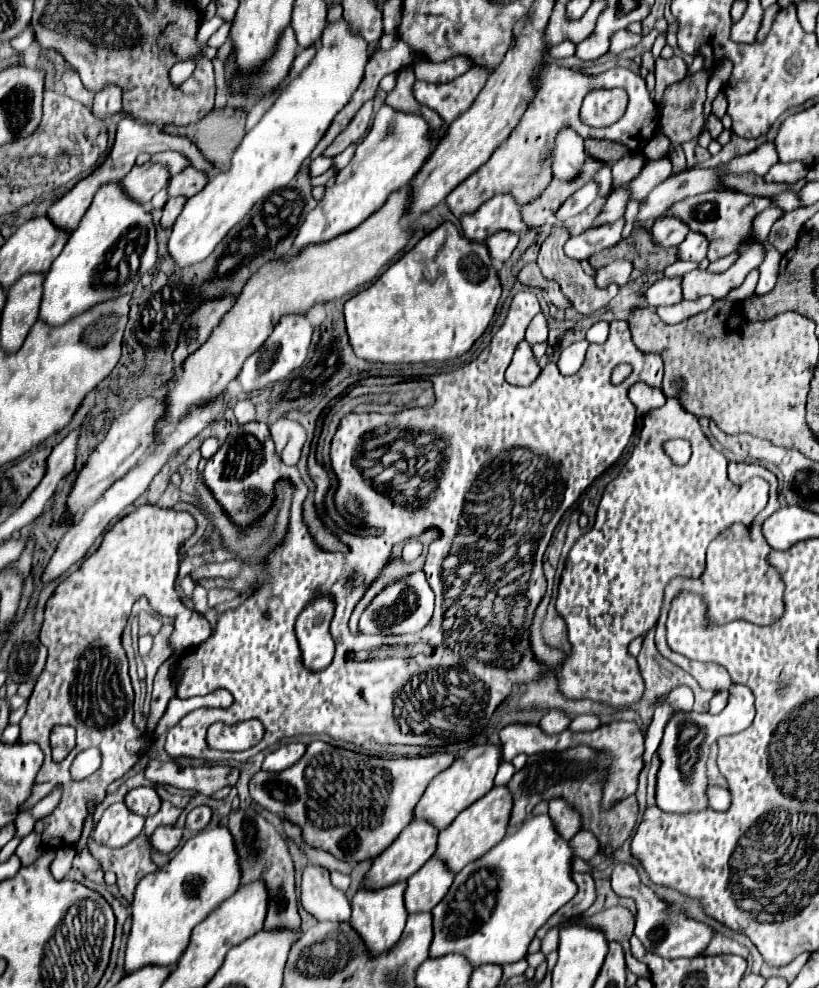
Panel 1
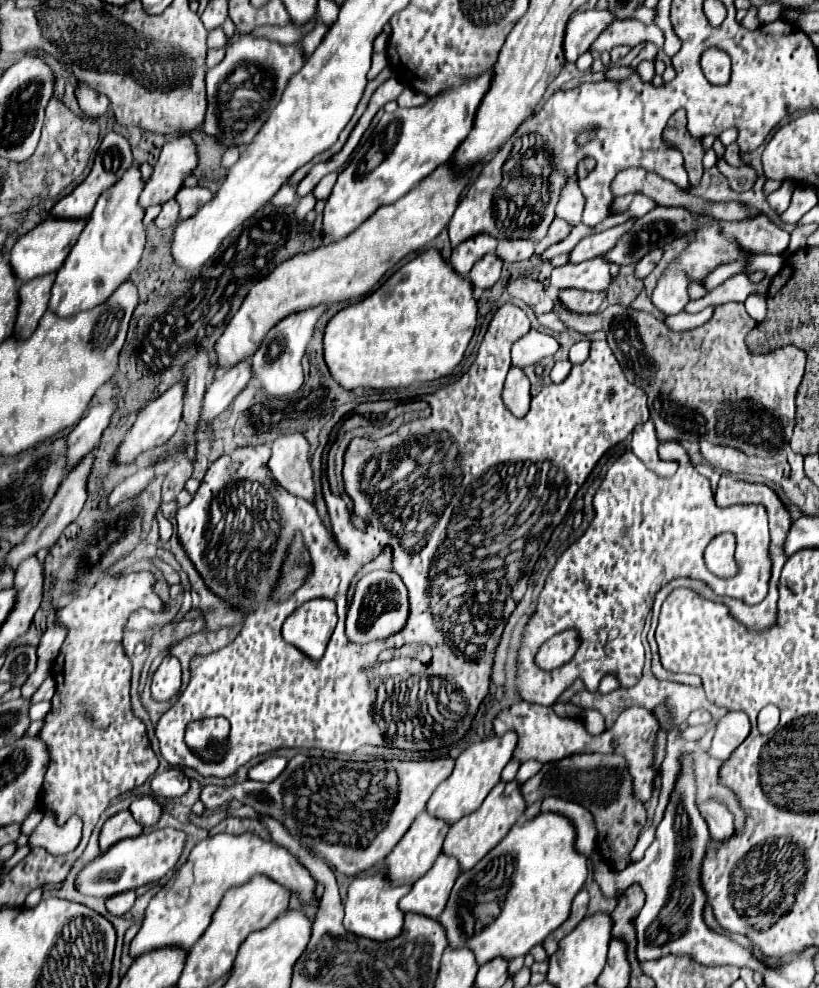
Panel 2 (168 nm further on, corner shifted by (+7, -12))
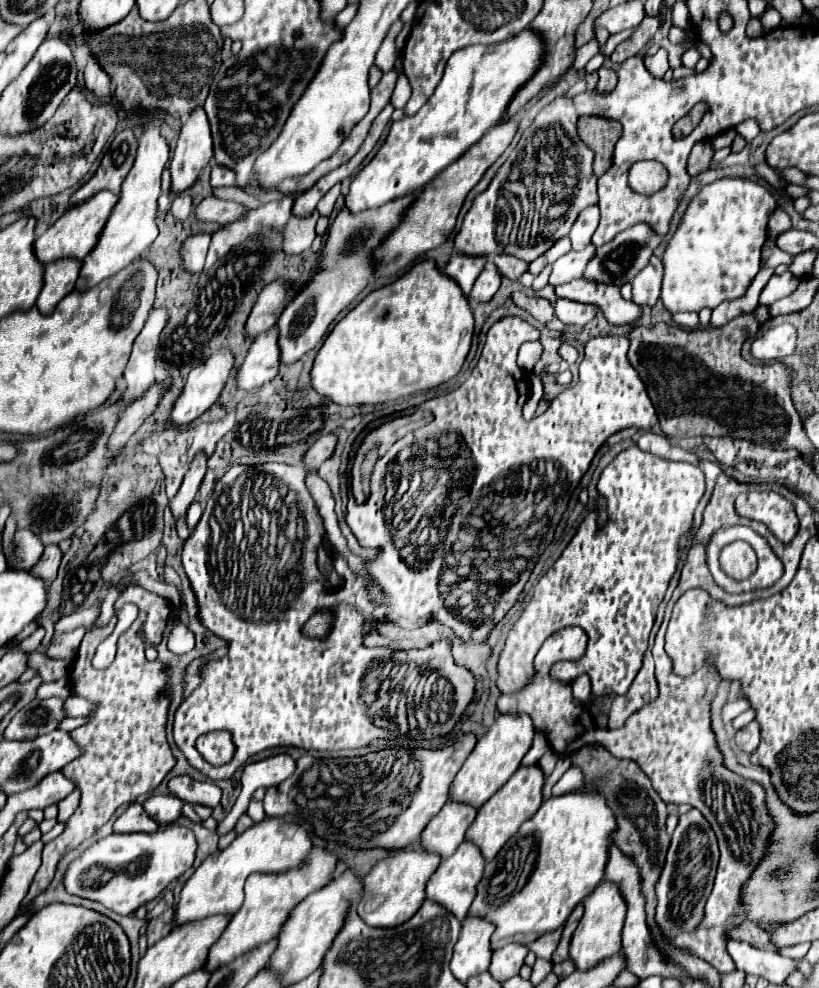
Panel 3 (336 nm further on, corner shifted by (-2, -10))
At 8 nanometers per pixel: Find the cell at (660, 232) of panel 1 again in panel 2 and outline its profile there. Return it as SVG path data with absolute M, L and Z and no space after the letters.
M651 250L651 252L647 252L639 262L637 262L637 266L635 266L635 276L637 278L645 278L653 268L655 268L655 264L661 260L661 256L663 256L663 250Z

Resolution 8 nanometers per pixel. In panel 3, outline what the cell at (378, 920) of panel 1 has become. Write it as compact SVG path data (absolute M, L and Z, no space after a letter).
M422 848L388 854L364 878L366 896L358 904L358 916L368 926L374 926L374 928L394 928L394 926L406 922L422 906L422 902L426 898L426 894L424 894L426 882L434 874L434 870L440 866L440 862L442 862L442 858L438 854L422 850Z

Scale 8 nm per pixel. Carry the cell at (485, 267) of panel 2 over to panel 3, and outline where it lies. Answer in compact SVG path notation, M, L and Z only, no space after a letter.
M488 260L488 262L484 264L484 270L482 270L480 278L474 282L474 288L472 288L470 296L468 296L468 300L488 302L488 300L496 294L498 286L500 286L500 280L502 280L502 276L498 274L498 270L496 270L496 266L492 264L492 260Z

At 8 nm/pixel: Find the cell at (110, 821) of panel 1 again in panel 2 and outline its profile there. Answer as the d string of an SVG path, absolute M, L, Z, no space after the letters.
M123 810L123 812L117 812L115 816L111 816L103 828L101 828L101 834L99 834L99 846L101 846L101 852L107 852L113 844L117 844L119 840L125 840L125 838L135 838L137 834L143 832L143 826L137 824L131 816L129 810Z

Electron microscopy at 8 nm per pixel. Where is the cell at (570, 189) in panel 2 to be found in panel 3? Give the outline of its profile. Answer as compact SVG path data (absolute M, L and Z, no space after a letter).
M588 206L586 210L582 210L582 214L578 216L578 220L570 232L572 250L584 250L590 244L590 238L594 234L594 230L598 228L598 220L600 220L598 206Z

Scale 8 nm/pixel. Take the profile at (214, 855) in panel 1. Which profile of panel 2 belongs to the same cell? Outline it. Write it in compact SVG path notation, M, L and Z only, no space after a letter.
M249 832L241 836L215 834L201 840L191 850L187 862L181 864L181 868L175 870L169 882L151 898L145 910L141 928L131 942L131 948L129 948L131 958L137 958L151 950L173 948L173 946L189 950L209 926L211 916L217 910L225 892L229 888L249 882L255 874L265 874L277 884L289 888L293 894L299 896L301 906L319 908L319 898L315 896L317 882L285 848L265 842L259 836Z

